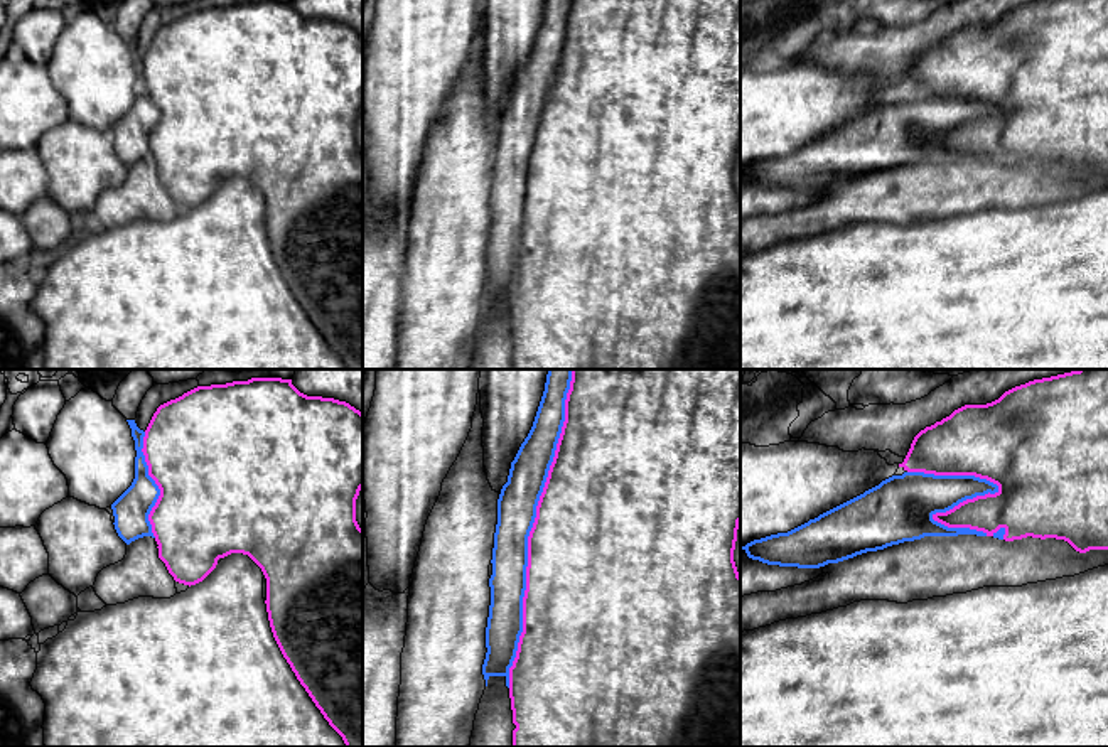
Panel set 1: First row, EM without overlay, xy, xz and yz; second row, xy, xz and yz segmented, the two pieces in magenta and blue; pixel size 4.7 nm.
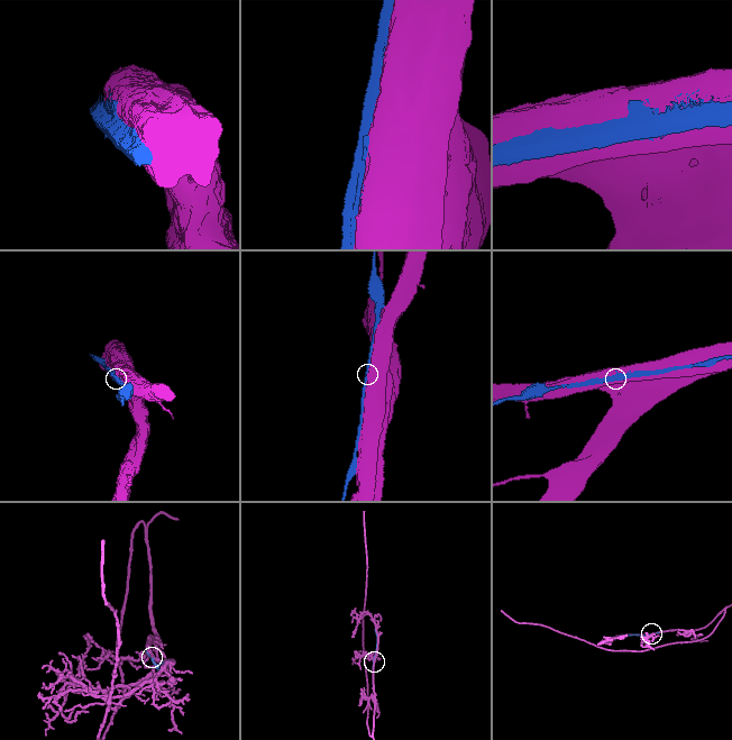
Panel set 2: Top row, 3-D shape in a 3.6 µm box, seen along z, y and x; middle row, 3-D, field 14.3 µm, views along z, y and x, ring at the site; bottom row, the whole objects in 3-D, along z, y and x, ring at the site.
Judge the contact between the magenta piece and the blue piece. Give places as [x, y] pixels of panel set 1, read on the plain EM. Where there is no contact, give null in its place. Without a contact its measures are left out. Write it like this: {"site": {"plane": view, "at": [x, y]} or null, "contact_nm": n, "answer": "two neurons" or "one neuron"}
{"site": {"plane": "xz", "at": [530, 155]}, "contact_nm": 1500, "answer": "two neurons"}

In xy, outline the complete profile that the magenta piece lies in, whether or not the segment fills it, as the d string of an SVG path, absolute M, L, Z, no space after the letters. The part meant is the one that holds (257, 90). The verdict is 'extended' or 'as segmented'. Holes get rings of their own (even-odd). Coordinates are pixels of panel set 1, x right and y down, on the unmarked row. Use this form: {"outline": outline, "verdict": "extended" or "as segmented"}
{"outline": "M282 0L197 8L157 30L142 74L160 111L148 143L169 196L191 209L219 180L248 177L266 201L268 243L283 280L346 369L363 369L363 152L356 143L363 35L346 24L307 19Z", "verdict": "as segmented"}

